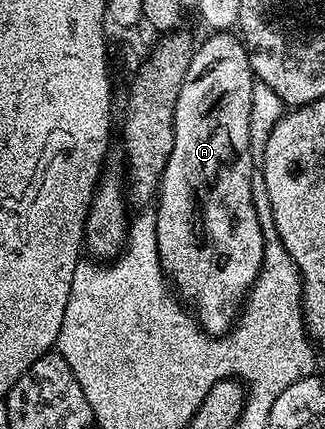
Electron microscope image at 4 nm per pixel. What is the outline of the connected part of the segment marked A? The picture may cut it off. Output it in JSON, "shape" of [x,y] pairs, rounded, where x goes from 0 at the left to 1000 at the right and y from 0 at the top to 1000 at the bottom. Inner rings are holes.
{"shape":[[[674,72],[640,86],[603,103],[588,152],[575,152],[575,179],[563,179],[563,207],[551,207],[551,235],[538,235],[535,345],[498,408],[477,490],[498,622],[523,653],[542,667],[551,662],[548,681],[600,709],[597,727],[622,765],[671,781],[702,769],[729,713],[751,704],[797,646],[815,606],[815,555],[778,476],[785,361],[772,350],[772,235],[785,177],[754,105],[726,79]]]}

